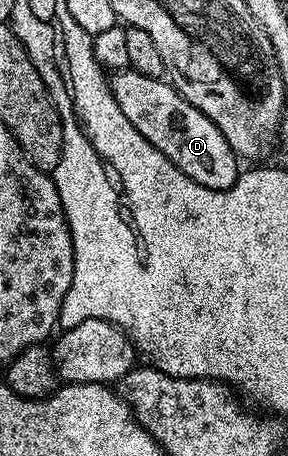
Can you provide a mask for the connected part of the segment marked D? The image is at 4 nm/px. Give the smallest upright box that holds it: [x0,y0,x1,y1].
[110,70,239,192]

